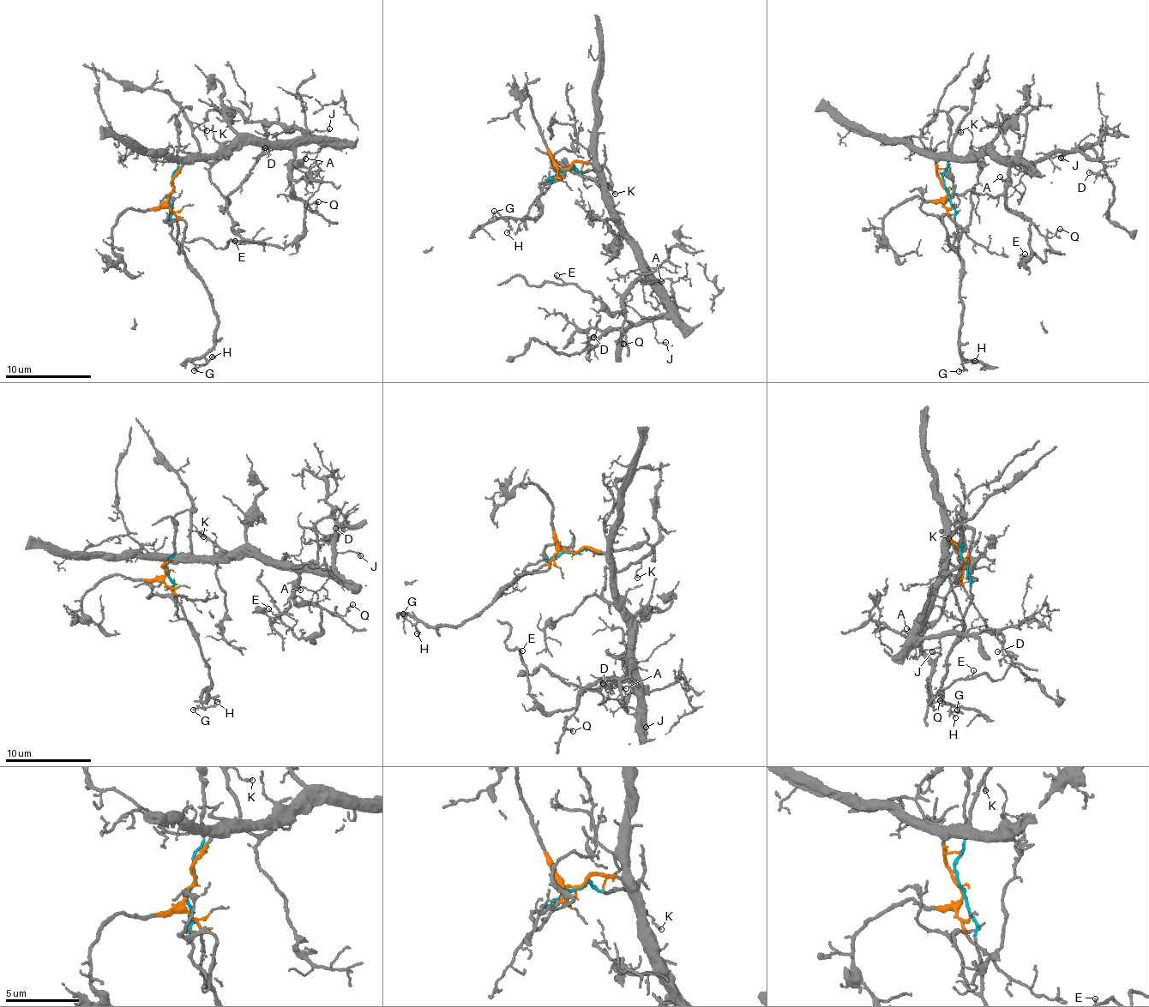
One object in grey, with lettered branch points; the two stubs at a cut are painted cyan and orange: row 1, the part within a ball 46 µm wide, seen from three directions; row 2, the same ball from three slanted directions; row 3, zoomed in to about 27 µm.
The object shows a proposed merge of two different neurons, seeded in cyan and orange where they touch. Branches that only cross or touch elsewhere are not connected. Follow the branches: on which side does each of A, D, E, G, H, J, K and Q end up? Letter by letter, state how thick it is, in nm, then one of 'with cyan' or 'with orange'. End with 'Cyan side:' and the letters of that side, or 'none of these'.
A: 90 nm thick; with orange
D: 120 nm thick; with orange
E: 90 nm thick; with orange
G: 140 nm thick; with cyan
H: 100 nm thick; with cyan
J: 100 nm thick; with orange
K: 100 nm thick; with orange
Q: 90 nm thick; with orange
Cyan side: G, H

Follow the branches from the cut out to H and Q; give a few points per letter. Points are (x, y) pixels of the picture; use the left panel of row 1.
H: (171, 193), (171, 239), (183, 249), (191, 272), (210, 296), (217, 321), (214, 347), (206, 358), (213, 356)
Q: (171, 193), (173, 175), (189, 162), (273, 141), (293, 153), (296, 196), (312, 211), (318, 200)

